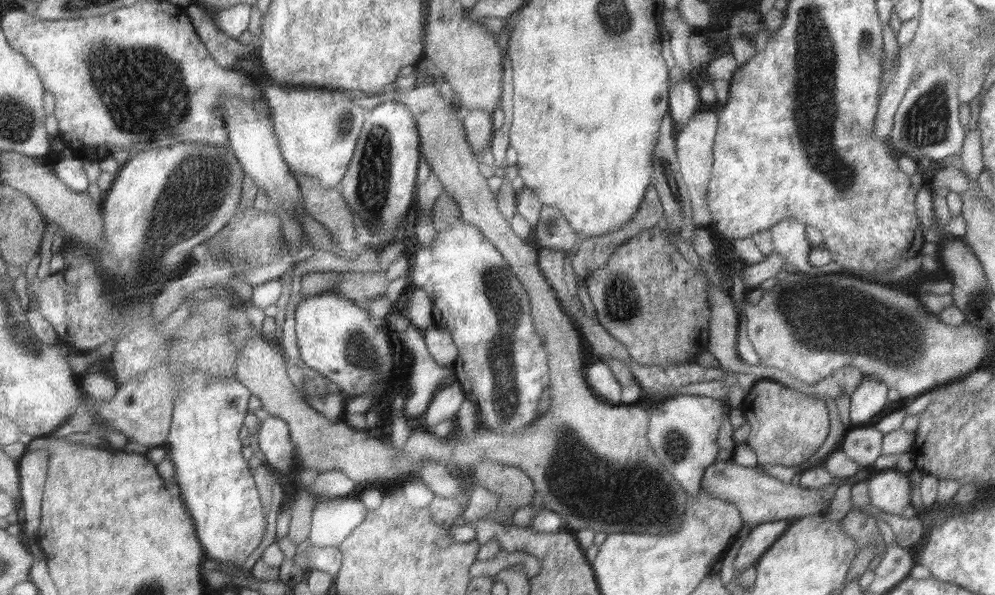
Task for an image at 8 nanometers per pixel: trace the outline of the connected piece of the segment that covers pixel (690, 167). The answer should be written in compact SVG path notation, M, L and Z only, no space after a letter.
M714 109L700 110L675 135L677 159L679 160L684 182L688 187L690 201L692 201L693 220L698 227L706 228L713 222L708 206L708 183L712 179L713 148L718 124L718 114L716 111L714 112Z

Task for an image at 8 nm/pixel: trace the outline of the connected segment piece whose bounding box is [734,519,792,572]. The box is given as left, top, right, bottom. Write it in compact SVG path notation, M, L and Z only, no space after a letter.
M778 519L760 523L750 530L734 562L734 572L738 572L742 567L748 568L756 564L759 561L758 558L761 558L771 548L773 542L778 540L783 532L786 532L791 522L791 519Z

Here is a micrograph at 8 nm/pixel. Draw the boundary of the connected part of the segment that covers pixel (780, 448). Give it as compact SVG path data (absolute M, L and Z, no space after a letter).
M760 379L740 405L751 432L746 444L757 455L758 465L799 467L827 440L831 430L829 410L822 399L797 392L770 379Z

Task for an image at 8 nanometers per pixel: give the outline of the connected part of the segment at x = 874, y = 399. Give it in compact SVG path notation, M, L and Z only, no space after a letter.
M865 375L860 386L850 395L850 419L854 426L865 425L872 422L871 418L878 416L888 400L889 386L875 375Z

